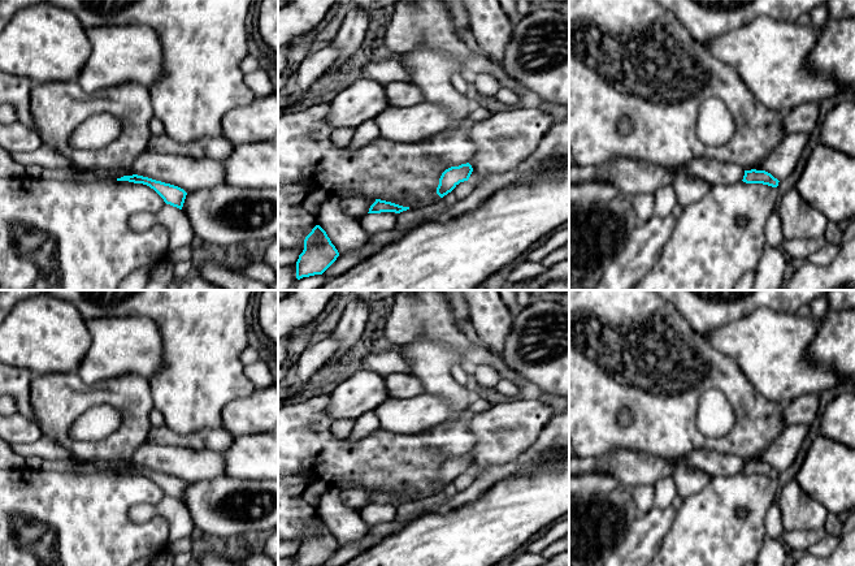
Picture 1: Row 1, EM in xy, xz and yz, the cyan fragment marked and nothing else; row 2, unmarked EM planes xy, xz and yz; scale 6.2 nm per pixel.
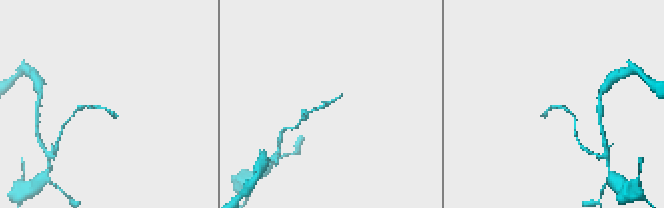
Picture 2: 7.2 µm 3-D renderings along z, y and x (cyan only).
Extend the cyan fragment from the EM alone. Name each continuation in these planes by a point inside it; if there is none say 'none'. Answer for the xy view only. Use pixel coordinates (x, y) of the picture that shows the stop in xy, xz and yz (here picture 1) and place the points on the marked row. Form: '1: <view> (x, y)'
none

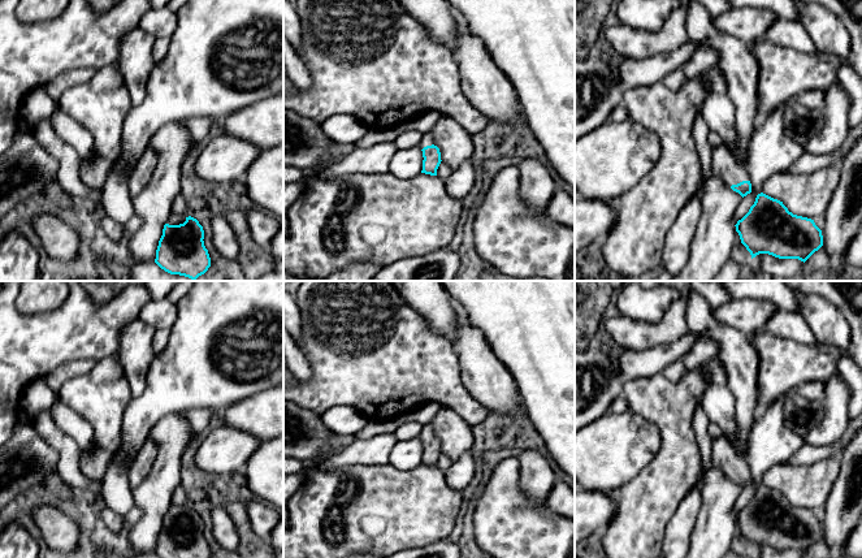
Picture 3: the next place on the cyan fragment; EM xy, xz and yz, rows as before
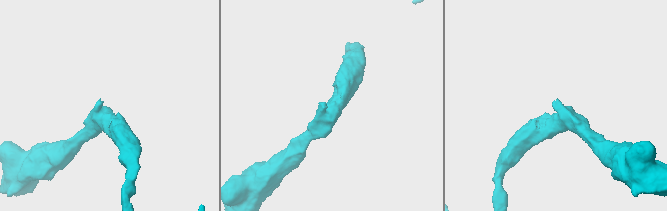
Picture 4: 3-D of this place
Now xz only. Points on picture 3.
1: xz (425, 141)

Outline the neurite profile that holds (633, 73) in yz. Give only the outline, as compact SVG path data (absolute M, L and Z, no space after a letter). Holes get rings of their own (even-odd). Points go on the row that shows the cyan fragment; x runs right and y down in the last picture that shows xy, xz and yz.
M688 38L673 51L644 60L625 59L620 62L618 72L625 88L655 85L671 72L683 68L697 49L697 44Z

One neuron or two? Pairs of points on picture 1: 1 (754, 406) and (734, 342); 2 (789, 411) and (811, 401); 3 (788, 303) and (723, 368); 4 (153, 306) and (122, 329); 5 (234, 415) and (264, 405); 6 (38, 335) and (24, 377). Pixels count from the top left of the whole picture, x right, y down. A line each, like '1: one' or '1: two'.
1: two
2: one
3: two
4: two
5: one
6: two

